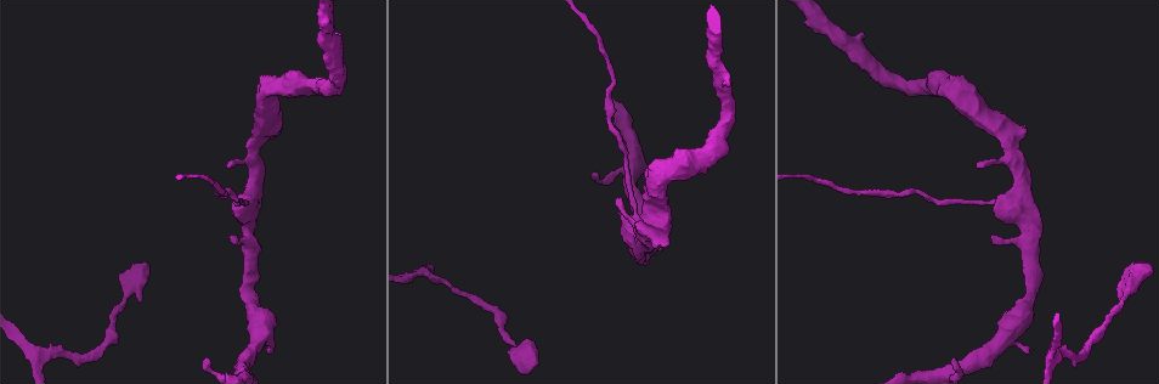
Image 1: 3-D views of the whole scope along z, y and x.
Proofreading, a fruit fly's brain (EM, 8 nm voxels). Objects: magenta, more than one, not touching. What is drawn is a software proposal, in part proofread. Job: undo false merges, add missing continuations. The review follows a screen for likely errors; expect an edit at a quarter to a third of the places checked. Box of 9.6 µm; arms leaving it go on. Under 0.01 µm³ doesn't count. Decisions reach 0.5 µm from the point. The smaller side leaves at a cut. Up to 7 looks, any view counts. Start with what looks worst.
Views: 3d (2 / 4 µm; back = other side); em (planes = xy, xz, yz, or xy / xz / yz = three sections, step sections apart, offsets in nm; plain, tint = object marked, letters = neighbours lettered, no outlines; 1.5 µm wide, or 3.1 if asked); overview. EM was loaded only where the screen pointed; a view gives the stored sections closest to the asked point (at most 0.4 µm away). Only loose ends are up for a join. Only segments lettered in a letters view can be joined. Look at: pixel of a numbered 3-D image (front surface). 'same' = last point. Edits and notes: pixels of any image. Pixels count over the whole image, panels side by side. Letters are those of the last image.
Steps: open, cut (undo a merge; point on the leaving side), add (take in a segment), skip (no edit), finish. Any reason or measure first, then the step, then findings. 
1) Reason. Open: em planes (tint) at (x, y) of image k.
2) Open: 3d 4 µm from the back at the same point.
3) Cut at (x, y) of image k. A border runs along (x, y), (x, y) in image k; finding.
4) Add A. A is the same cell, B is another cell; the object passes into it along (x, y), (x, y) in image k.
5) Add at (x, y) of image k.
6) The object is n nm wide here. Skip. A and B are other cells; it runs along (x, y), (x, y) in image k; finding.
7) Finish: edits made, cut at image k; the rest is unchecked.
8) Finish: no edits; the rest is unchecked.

Thin end. Open: 3d 2 µm at (206, 358) of image 1.

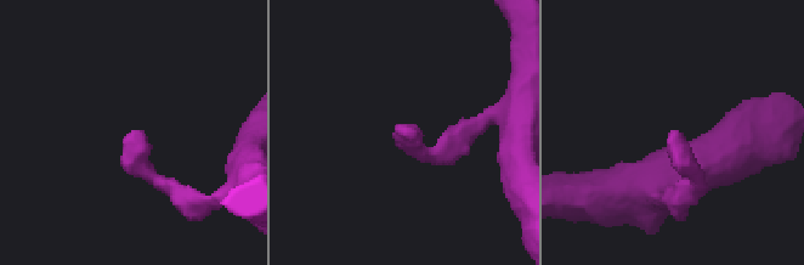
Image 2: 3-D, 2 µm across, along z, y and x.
Open: em planes (letters) at (673, 130) of image 2.

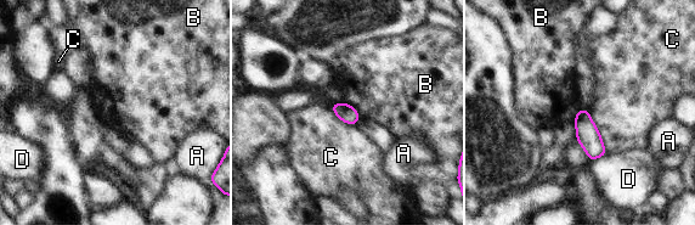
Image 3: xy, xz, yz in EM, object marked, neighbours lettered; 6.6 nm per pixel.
The object is 120 nm wide here. Skip. A, B, C and D are other cells; a border runs along (343, 101), (356, 110), (357, 124) in image 3; no lettered segment goes on from it.

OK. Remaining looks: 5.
Sudden change in width. Open: 3d 2 µm at (638, 244) of image 1.

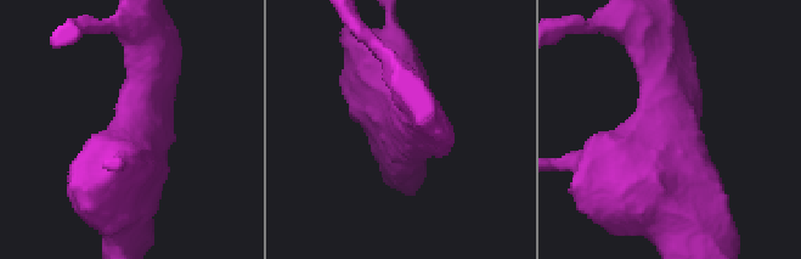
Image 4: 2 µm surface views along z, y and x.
4 arms meet here. Open: em yz step 4 (plain) at (670, 144) of image 4.

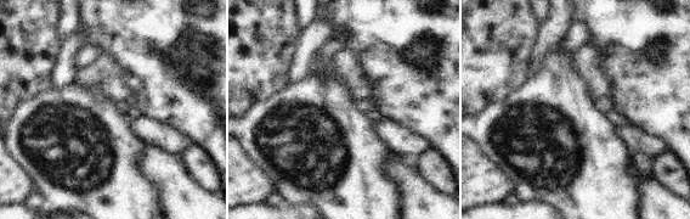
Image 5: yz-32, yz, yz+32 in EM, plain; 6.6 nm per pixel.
What lies round it. Open: em yz step 4 (letters) at the same point.

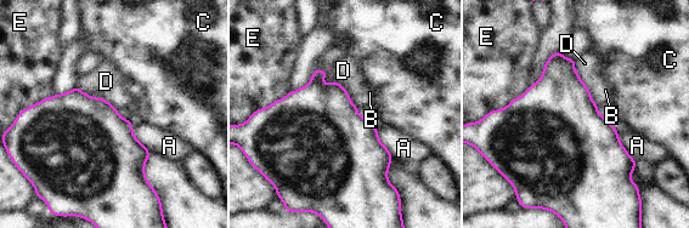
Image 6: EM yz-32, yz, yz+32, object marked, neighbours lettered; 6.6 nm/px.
Skip. A, B, C, D and E are other cells; continuous, no second cell.

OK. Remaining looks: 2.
Open: em planes (tint) at (1027, 354) of image 1.

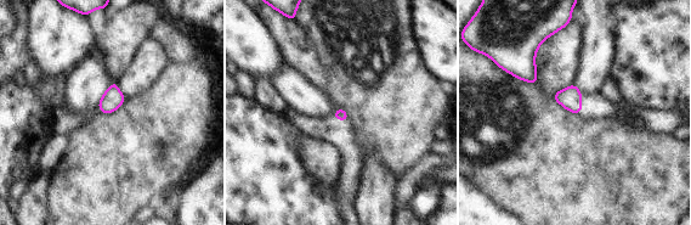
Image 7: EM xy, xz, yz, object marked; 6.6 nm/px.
Open: em planes (letters) at the same point.

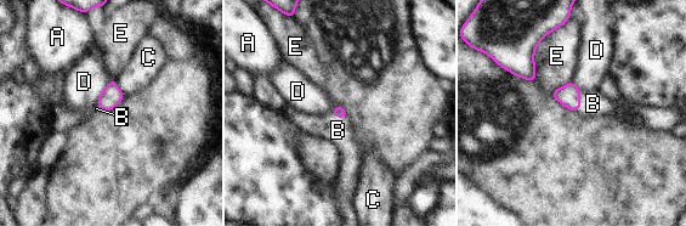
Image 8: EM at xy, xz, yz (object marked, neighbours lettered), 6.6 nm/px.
The longest contact is with E, 400 nm. Add B. B is the same cell, A, C, D and E are other cells; the object passes into it along (568, 95), (579, 101), (593, 103) in image 8; it goes on there.

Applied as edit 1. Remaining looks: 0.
Finish: edits made, add at image 8; the rest is unchecked.

